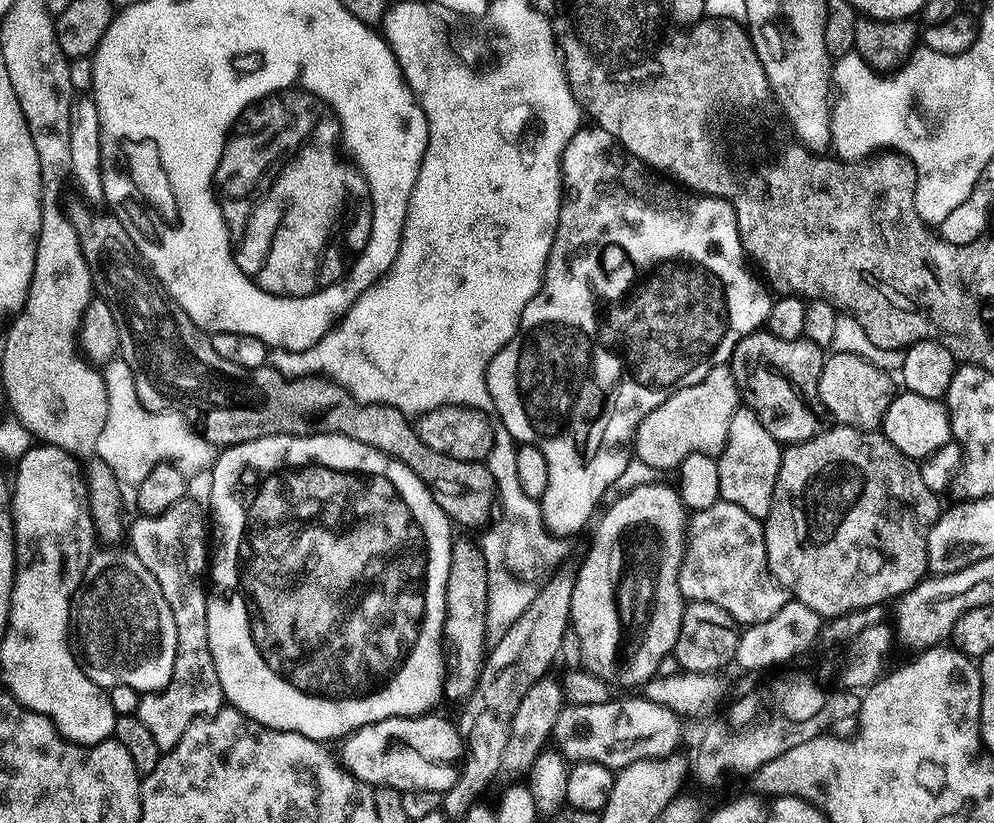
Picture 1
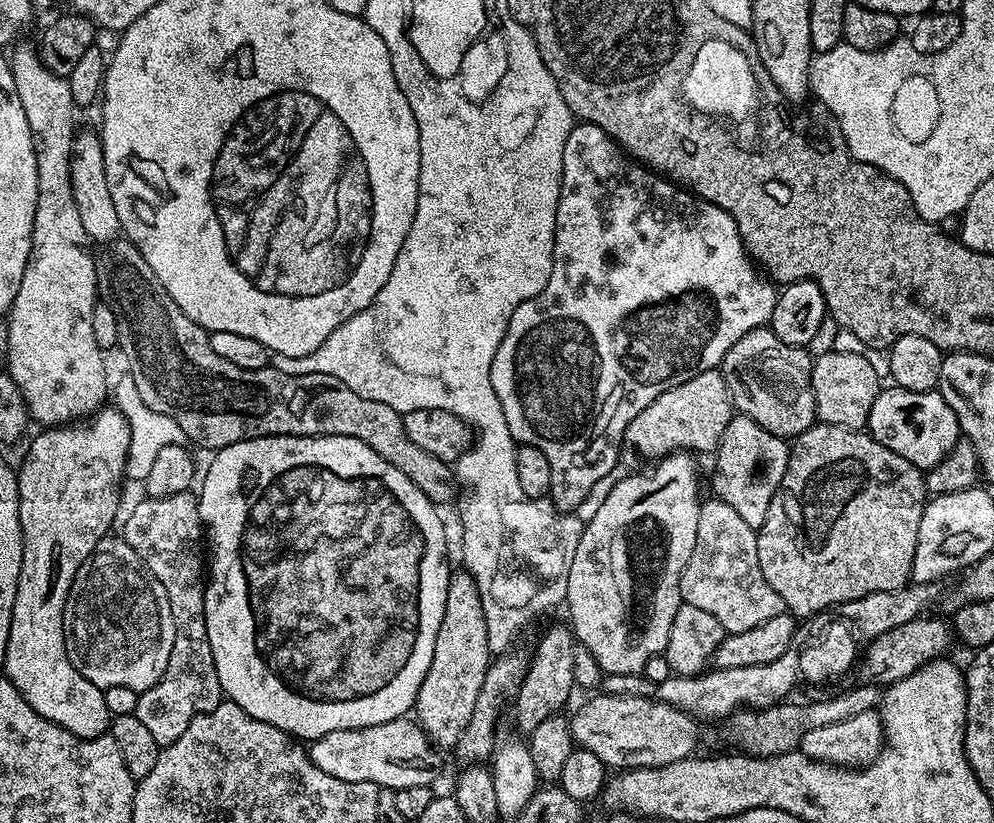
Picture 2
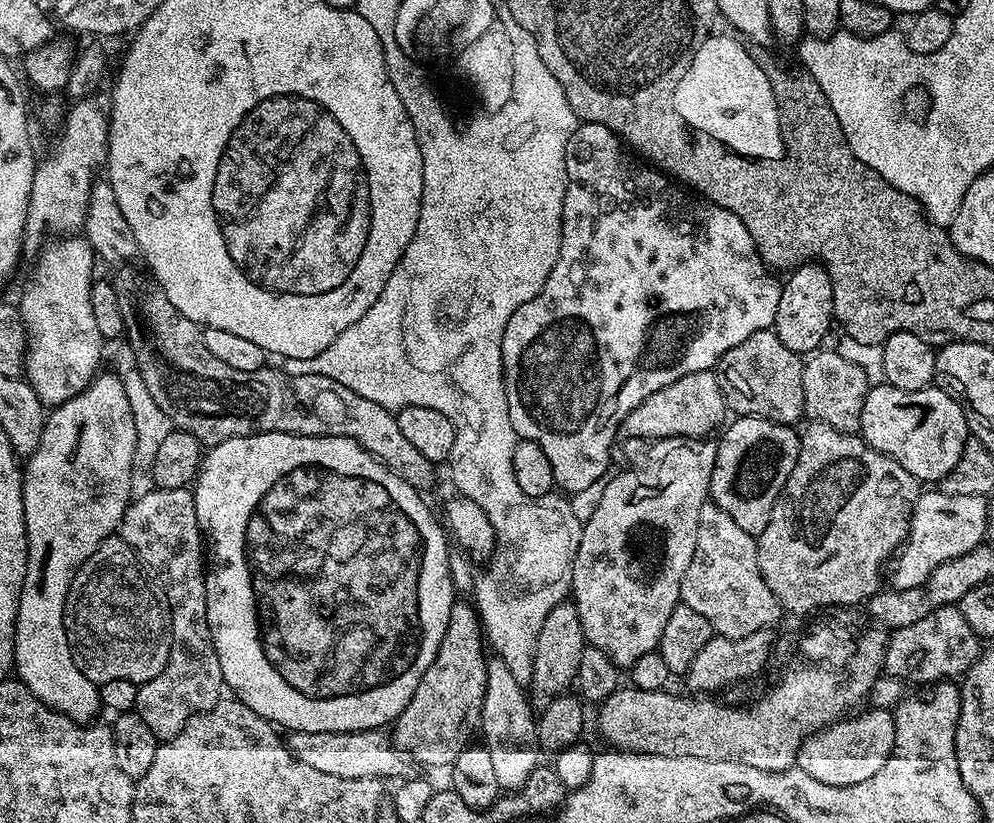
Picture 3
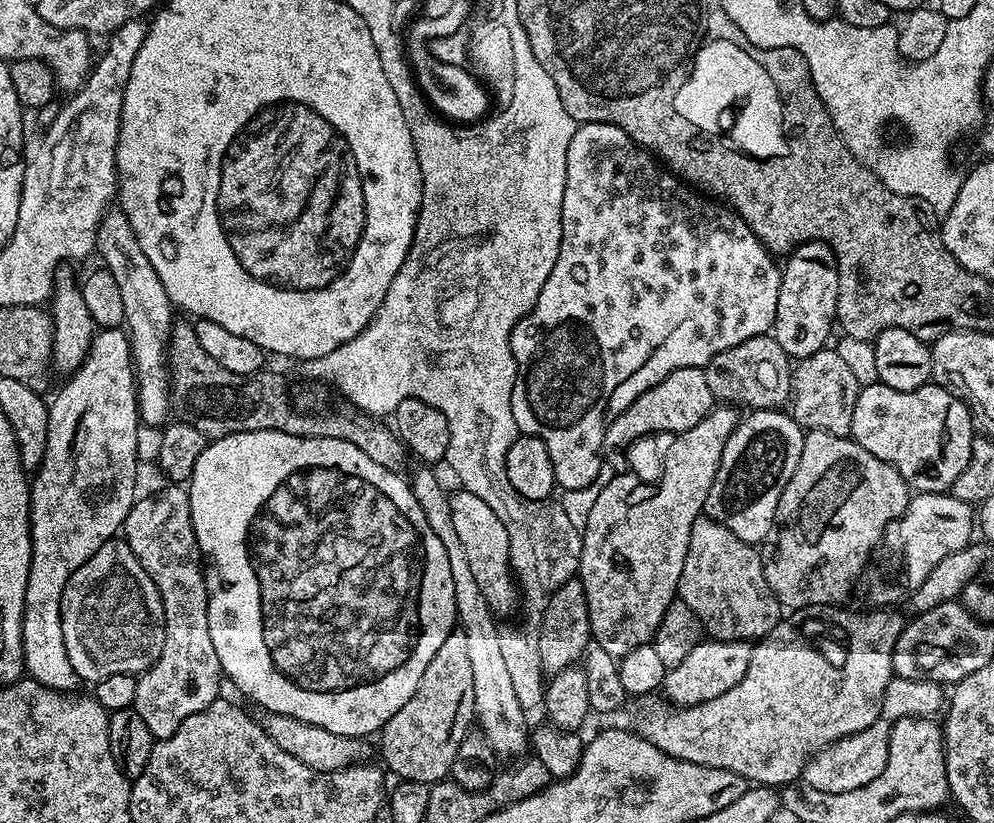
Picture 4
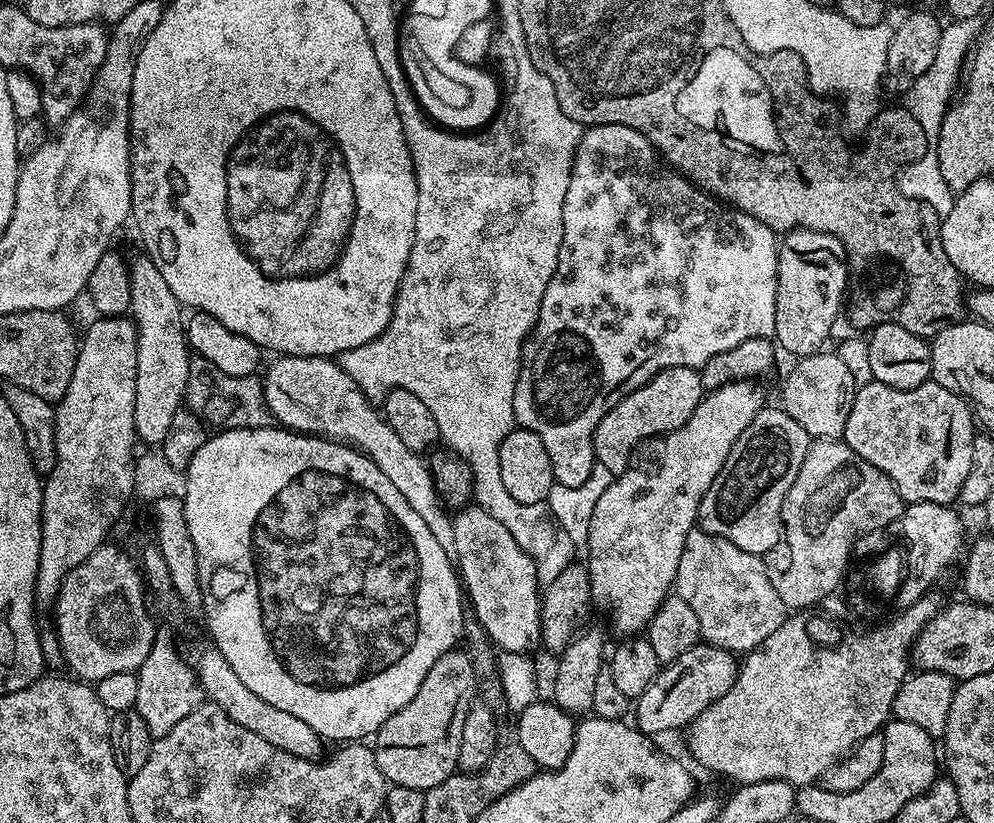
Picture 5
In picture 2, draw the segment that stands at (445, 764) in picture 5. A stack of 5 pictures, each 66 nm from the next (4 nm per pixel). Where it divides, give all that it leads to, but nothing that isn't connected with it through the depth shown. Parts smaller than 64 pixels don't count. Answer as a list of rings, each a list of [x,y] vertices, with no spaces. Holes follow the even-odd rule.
[[[453,571],[448,577],[442,626],[438,626],[438,638],[434,638],[434,658],[414,705],[414,716],[420,727],[433,744],[444,750],[455,749],[470,722],[478,692],[482,690],[483,679],[494,656],[488,645],[486,614],[482,612],[478,586],[471,573],[459,571]]]

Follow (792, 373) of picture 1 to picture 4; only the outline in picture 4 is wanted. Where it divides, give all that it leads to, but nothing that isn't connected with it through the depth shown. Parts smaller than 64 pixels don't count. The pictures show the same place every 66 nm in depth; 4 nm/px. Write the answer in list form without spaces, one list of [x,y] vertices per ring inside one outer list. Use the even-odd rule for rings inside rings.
[[[765,334],[746,338],[746,342],[738,342],[738,346],[730,346],[730,350],[722,350],[706,365],[704,373],[706,382],[710,382],[710,390],[717,401],[730,406],[739,406],[744,410],[757,408],[783,409],[789,403],[792,394],[793,361],[778,346],[775,336]]]

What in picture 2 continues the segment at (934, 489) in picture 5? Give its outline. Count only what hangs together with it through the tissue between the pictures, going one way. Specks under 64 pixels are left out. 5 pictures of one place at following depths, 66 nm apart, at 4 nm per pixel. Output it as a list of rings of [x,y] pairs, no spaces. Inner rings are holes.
[[[895,386],[885,387],[878,398],[874,398],[867,431],[882,442],[886,450],[894,450],[894,454],[906,458],[906,462],[921,470],[938,466],[938,462],[942,462],[942,458],[946,458],[946,454],[950,454],[952,447],[962,439],[958,418],[940,397],[939,391],[915,392]]]

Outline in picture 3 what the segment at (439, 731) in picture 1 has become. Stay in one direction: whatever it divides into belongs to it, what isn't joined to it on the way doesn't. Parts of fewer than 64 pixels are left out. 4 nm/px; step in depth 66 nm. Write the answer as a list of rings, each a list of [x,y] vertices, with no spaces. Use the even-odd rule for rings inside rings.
[[[383,731],[370,732],[288,732],[288,748],[306,766],[322,770],[322,774],[334,774],[334,778],[374,778],[383,781],[384,776],[404,778],[409,775],[409,757],[405,756]]]

